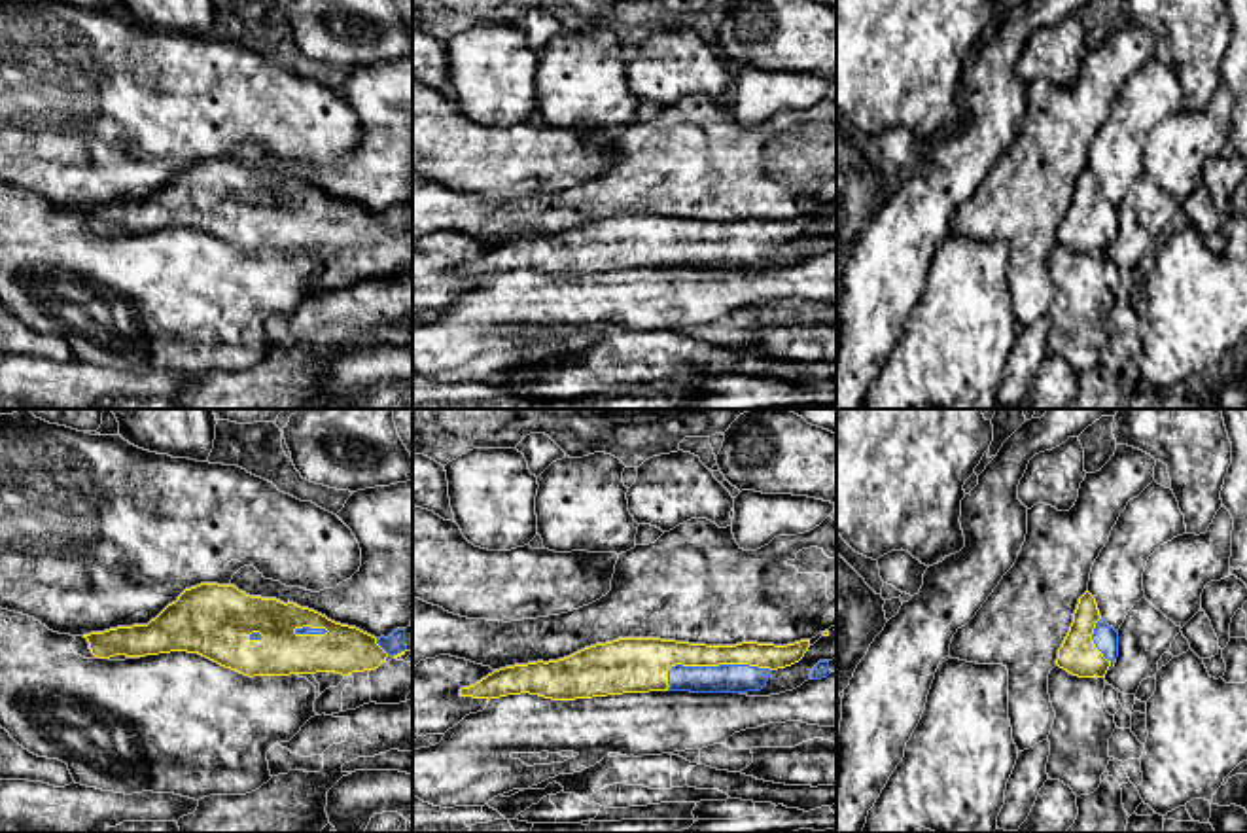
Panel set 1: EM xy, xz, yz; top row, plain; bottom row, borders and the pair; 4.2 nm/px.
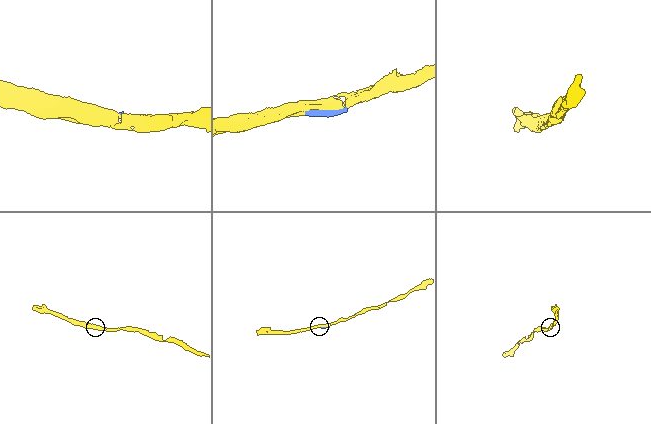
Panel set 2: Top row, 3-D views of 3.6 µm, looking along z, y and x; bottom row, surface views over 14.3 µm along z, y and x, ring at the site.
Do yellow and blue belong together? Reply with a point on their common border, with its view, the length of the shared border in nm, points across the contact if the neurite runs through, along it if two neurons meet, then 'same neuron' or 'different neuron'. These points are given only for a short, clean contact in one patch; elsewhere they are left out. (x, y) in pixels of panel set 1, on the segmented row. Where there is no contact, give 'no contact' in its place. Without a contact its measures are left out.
meets yellow in xz at (710, 665); contact 460 nm long; same neuron

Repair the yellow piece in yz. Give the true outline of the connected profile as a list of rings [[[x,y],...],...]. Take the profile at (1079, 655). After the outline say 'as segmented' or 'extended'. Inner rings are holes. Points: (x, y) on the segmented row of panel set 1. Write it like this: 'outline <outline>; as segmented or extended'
outline [[[1086,591],[1077,604],[1069,632],[1058,649],[1056,665],[1079,678],[1105,678],[1118,657],[1118,630],[1109,627]]]; extended

